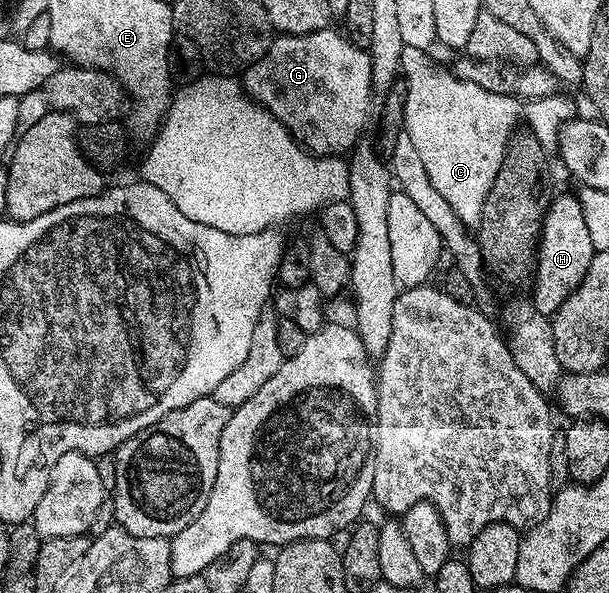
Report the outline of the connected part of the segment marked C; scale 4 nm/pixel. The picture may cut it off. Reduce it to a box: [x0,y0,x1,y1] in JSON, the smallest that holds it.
[400,49,576,229]

